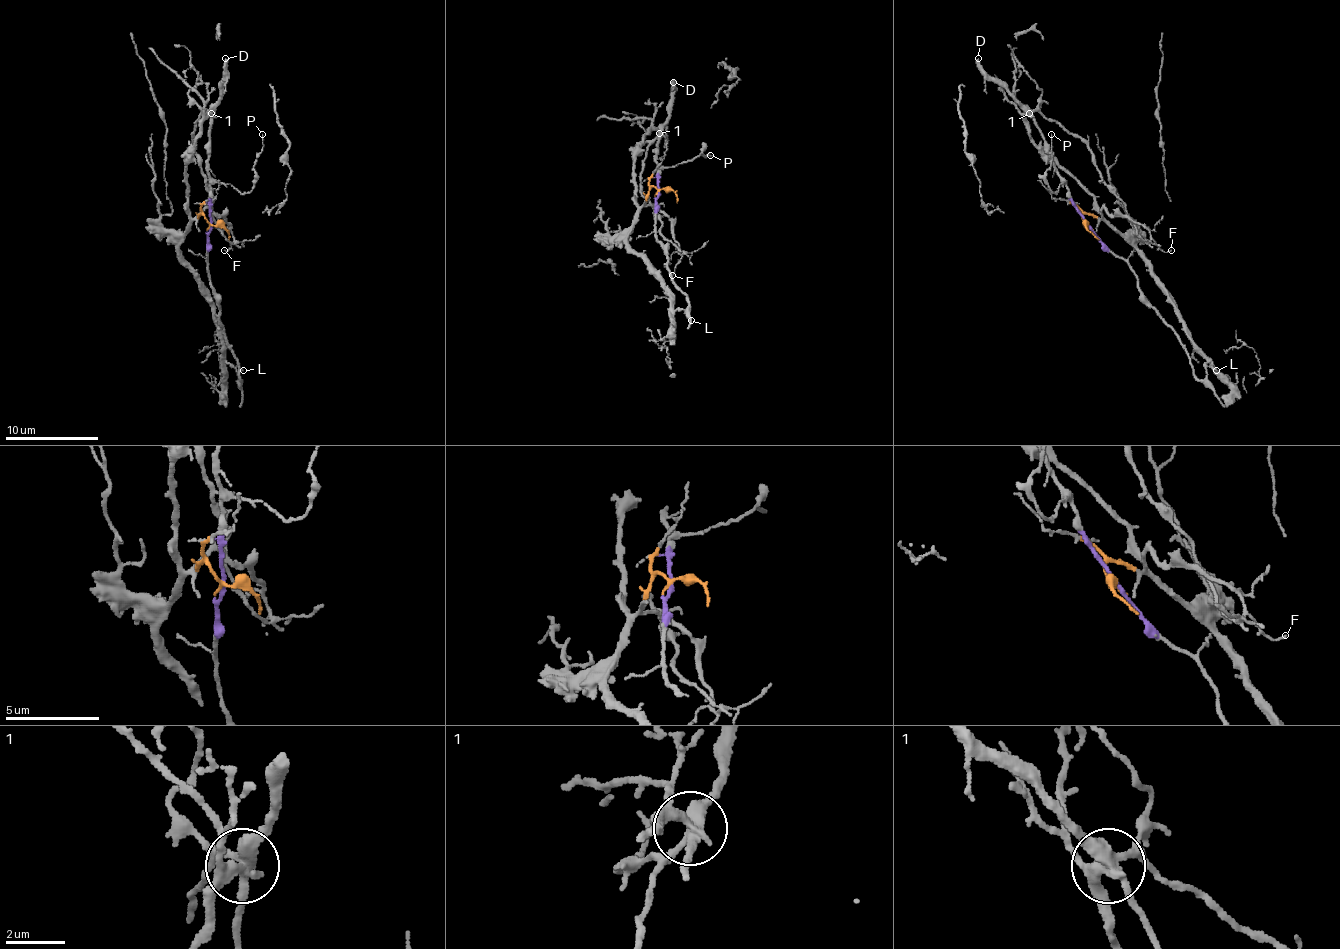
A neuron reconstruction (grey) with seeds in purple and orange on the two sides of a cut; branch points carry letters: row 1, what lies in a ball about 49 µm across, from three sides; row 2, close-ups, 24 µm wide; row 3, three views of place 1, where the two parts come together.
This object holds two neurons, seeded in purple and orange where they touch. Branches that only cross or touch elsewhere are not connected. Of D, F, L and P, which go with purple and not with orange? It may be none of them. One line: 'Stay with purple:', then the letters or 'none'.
Stay with purple: D, L, P

